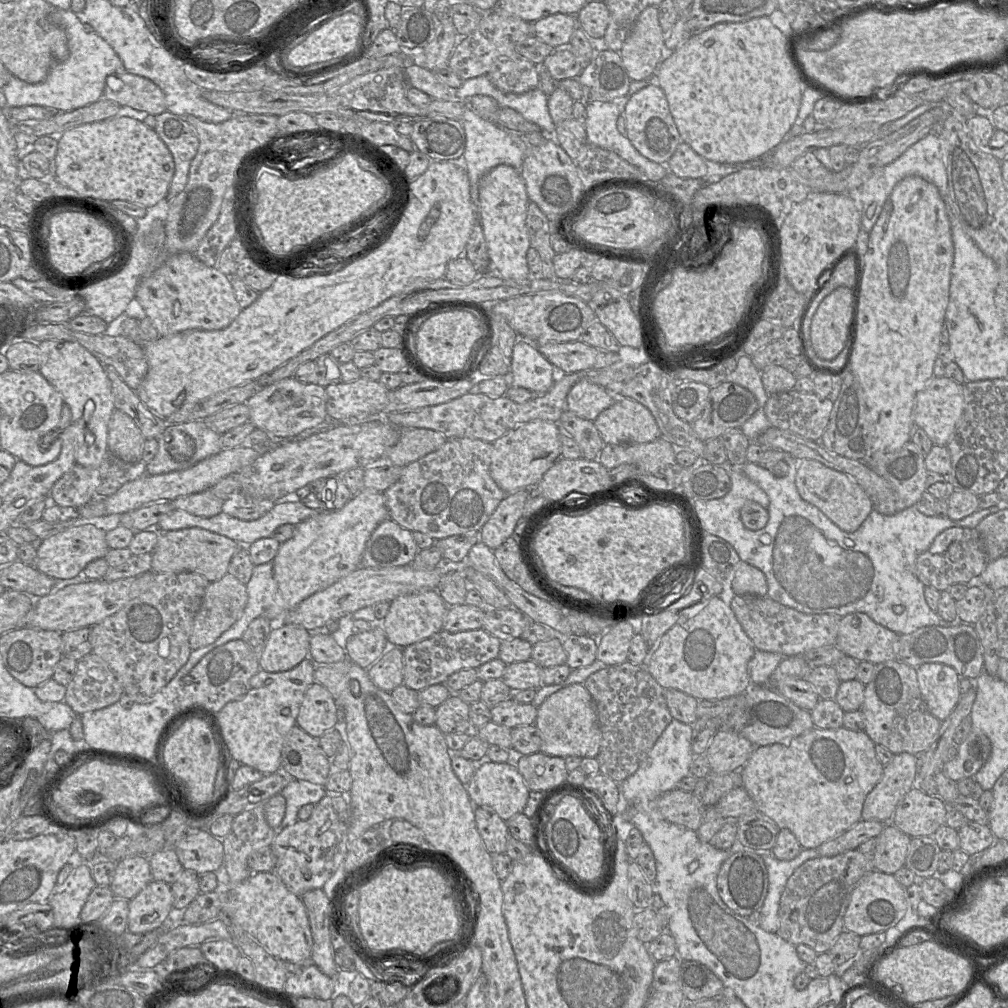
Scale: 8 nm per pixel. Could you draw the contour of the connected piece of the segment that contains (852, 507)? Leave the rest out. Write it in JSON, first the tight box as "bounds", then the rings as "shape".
{"bounds":[795,459,873,532],"shape":[[[797,459],[795,485],[806,502],[816,506],[845,532],[856,531],[873,510],[873,501],[850,476],[811,459]]]}

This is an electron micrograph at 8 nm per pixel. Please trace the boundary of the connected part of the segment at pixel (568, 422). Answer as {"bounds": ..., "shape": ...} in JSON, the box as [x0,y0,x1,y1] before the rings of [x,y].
{"bounds":[558,410,605,460],"shape":[[[565,410],[558,422],[562,433],[569,435],[578,444],[581,458],[595,460],[598,458],[605,442],[593,421],[581,418]]]}

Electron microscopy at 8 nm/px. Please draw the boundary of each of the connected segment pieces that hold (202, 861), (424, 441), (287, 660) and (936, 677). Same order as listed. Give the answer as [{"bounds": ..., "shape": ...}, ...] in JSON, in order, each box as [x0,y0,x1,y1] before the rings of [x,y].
[{"bounds":[174,829,224,874],"shape":[[[208,829],[188,835],[174,850],[184,869],[197,874],[215,872],[224,862],[222,839],[213,836]]]},{"bounds":[387,429,447,467],"shape":[[[401,429],[398,442],[387,452],[387,460],[405,467],[440,449],[447,440],[444,434],[431,429]]]},{"bounds":[259,622,310,672],"shape":[[[274,622],[267,643],[259,656],[260,669],[283,672],[296,667],[310,654],[310,632],[294,624]]]},{"bounds":[916,663,961,721],"shape":[[[925,663],[917,667],[916,671],[927,709],[937,719],[944,721],[961,697],[960,676],[954,668],[942,663]]]}]

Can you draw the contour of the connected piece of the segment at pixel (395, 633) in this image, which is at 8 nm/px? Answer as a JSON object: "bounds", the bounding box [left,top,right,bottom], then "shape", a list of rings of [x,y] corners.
{"bounds":[380,589,449,647],"shape":[[[437,589],[401,595],[390,602],[389,611],[380,625],[391,645],[407,647],[443,630],[444,618],[448,609],[449,606]]]}

